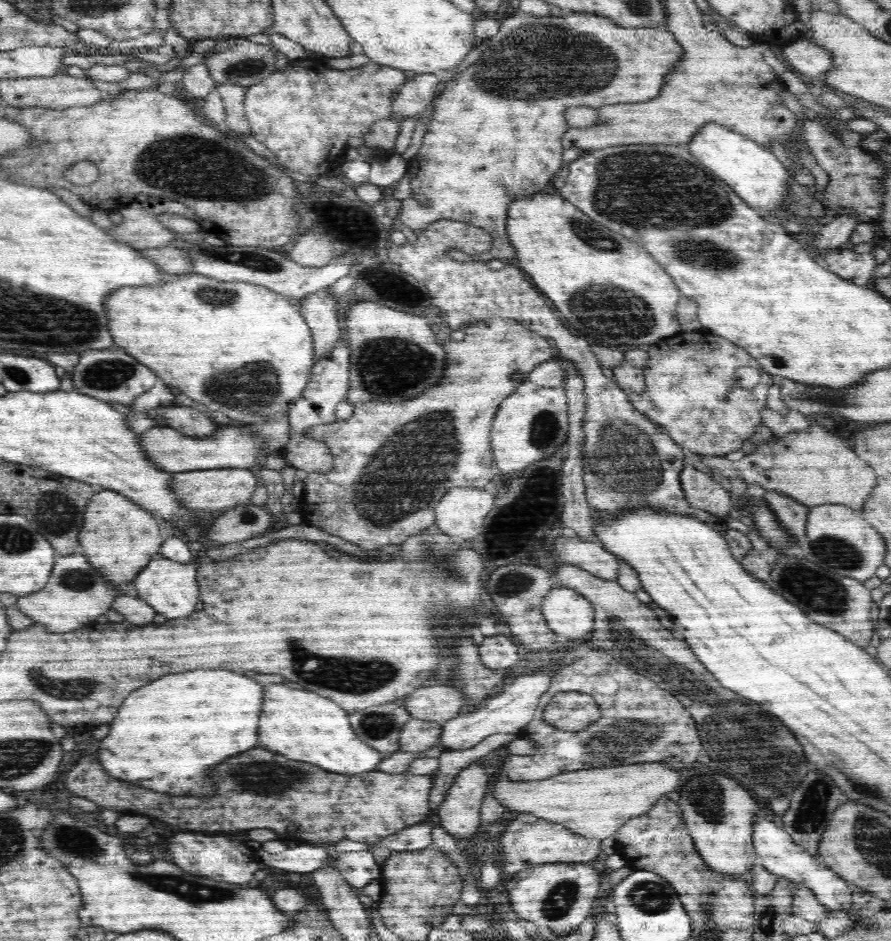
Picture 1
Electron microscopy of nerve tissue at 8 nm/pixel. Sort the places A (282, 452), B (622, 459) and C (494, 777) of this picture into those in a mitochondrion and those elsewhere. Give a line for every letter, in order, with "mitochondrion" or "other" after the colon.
A: other
B: mitochondrion
C: other

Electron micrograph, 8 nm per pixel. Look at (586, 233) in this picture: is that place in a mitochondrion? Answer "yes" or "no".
yes

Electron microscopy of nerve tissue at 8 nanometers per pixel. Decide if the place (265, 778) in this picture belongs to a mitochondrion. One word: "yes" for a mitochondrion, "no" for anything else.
yes

